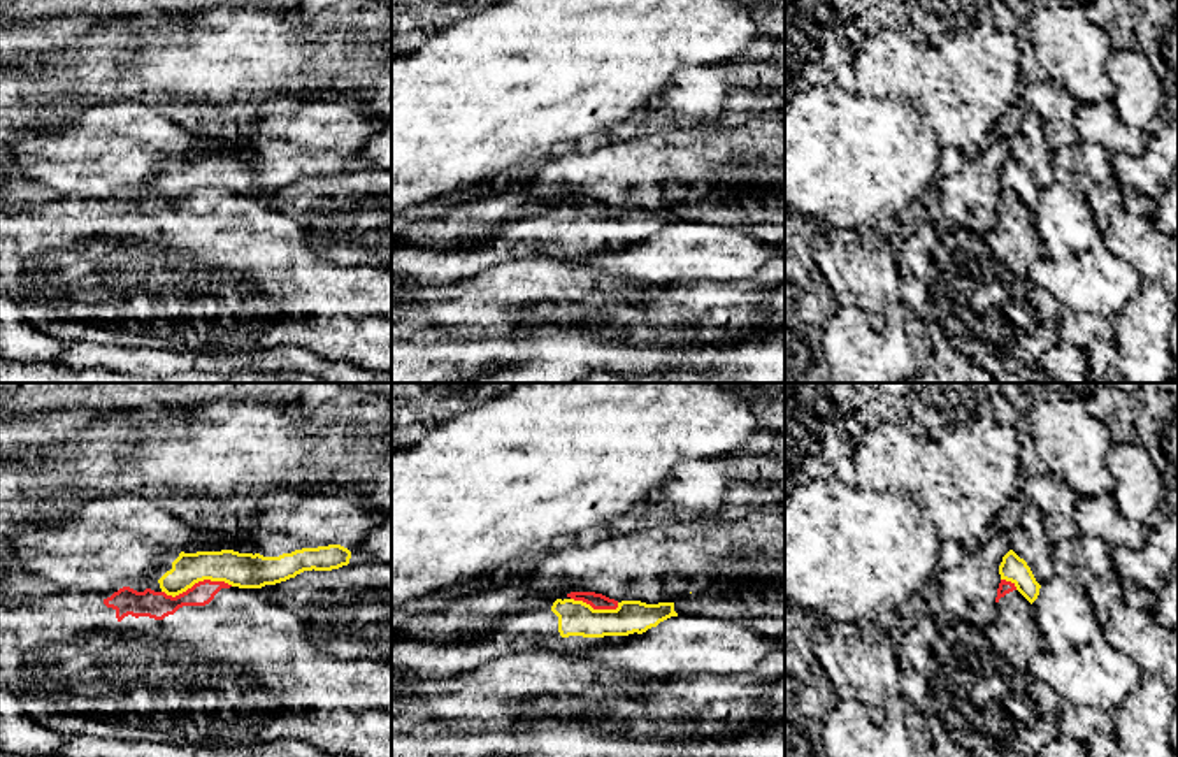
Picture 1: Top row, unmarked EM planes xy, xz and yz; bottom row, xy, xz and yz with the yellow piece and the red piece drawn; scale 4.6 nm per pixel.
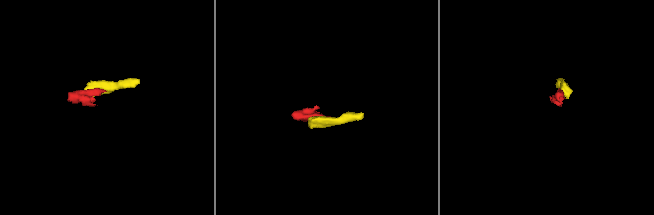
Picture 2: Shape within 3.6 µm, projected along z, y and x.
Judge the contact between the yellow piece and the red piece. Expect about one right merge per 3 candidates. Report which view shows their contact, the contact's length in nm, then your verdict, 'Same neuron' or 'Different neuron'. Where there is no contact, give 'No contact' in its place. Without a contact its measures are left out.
Touches yellow in xy. Shared border 320 nm. Different neuron

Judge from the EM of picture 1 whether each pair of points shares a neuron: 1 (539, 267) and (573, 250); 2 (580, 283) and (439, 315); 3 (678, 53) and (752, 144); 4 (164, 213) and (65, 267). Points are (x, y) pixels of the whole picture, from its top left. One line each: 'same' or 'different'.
1: different
2: same
3: different
4: same

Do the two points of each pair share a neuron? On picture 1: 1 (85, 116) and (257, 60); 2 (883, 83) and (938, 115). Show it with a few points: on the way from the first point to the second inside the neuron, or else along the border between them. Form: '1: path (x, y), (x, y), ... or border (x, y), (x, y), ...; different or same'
1: border (97, 102), (137, 97), (172, 122); different
2: path (897, 83), (910, 83), (927, 100); same

